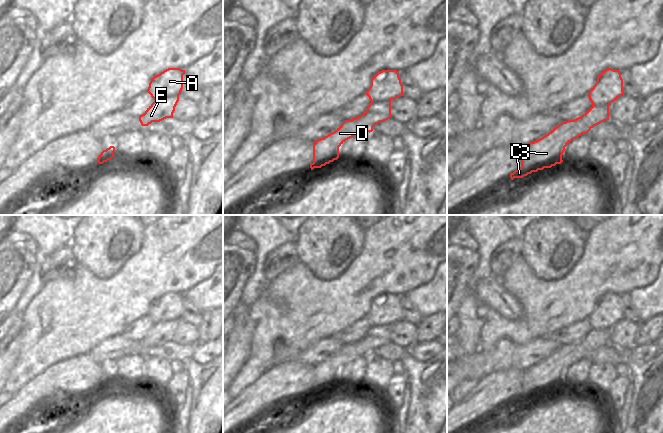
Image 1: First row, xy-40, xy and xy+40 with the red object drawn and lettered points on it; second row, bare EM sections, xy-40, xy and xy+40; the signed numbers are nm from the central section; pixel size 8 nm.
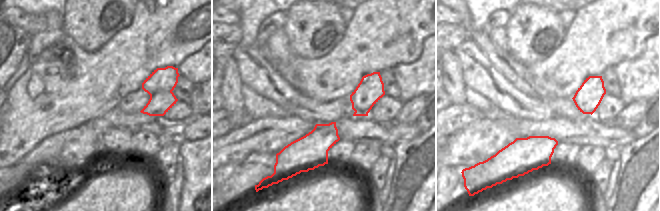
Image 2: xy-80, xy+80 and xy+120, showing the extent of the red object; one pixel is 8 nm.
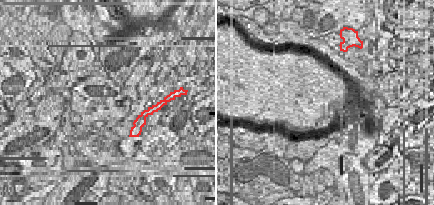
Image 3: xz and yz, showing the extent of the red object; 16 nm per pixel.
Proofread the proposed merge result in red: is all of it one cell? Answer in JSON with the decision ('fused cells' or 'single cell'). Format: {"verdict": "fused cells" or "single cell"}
{"verdict": "fused cells"}

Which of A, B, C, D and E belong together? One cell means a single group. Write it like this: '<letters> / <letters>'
A / B C D E

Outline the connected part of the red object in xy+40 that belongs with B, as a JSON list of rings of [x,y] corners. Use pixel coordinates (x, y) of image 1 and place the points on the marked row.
[[[592,106],[582,116],[561,122],[548,134],[524,147],[521,167],[510,173],[511,180],[561,164],[565,147],[572,140],[606,120],[609,120],[609,106]]]

